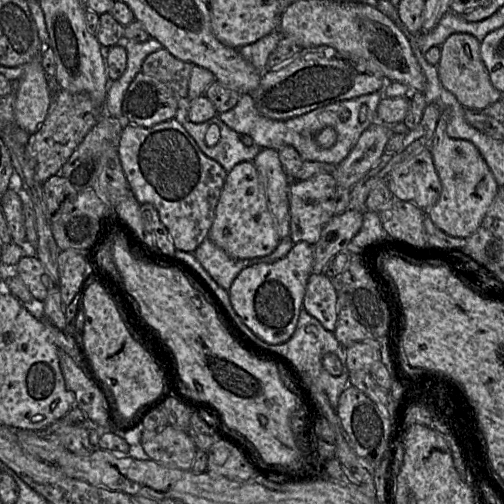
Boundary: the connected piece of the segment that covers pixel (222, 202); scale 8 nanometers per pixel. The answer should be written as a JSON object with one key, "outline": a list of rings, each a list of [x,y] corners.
{"outline":[[[242,161],[228,172],[208,238],[235,259],[265,256],[276,249],[281,238],[252,161]]]}

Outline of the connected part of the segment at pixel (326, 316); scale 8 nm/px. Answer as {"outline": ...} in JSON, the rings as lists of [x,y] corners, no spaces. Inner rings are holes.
{"outline":[[[323,273],[309,276],[302,307],[322,326],[333,332],[337,321],[337,293],[332,280]]]}

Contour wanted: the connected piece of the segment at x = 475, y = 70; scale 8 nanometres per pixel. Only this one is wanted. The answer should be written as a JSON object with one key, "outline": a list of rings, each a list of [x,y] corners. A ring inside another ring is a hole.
{"outline":[[[452,34],[440,46],[441,58],[437,70],[442,86],[468,109],[481,110],[498,102],[503,94],[491,84],[480,56],[481,41],[470,34]]]}

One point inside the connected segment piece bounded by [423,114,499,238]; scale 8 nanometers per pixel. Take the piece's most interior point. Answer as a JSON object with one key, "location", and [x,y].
{"location":[468,186]}

